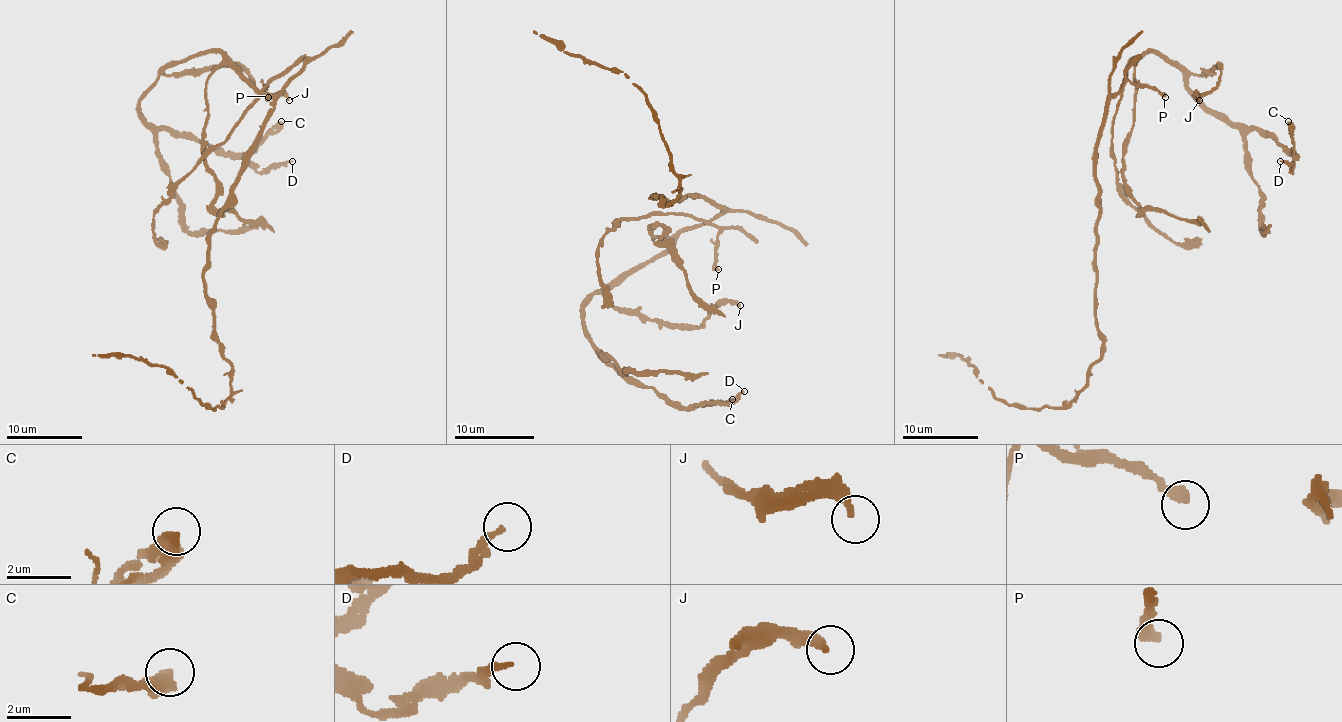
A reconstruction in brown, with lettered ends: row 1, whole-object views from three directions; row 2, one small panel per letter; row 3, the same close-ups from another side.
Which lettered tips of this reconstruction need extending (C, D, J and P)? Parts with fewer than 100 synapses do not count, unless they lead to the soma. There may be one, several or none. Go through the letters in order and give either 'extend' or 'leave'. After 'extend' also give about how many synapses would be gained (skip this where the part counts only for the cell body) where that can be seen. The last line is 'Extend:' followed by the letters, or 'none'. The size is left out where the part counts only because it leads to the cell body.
C: leave
D: leave
J: leave
P: leave
Extend: none

